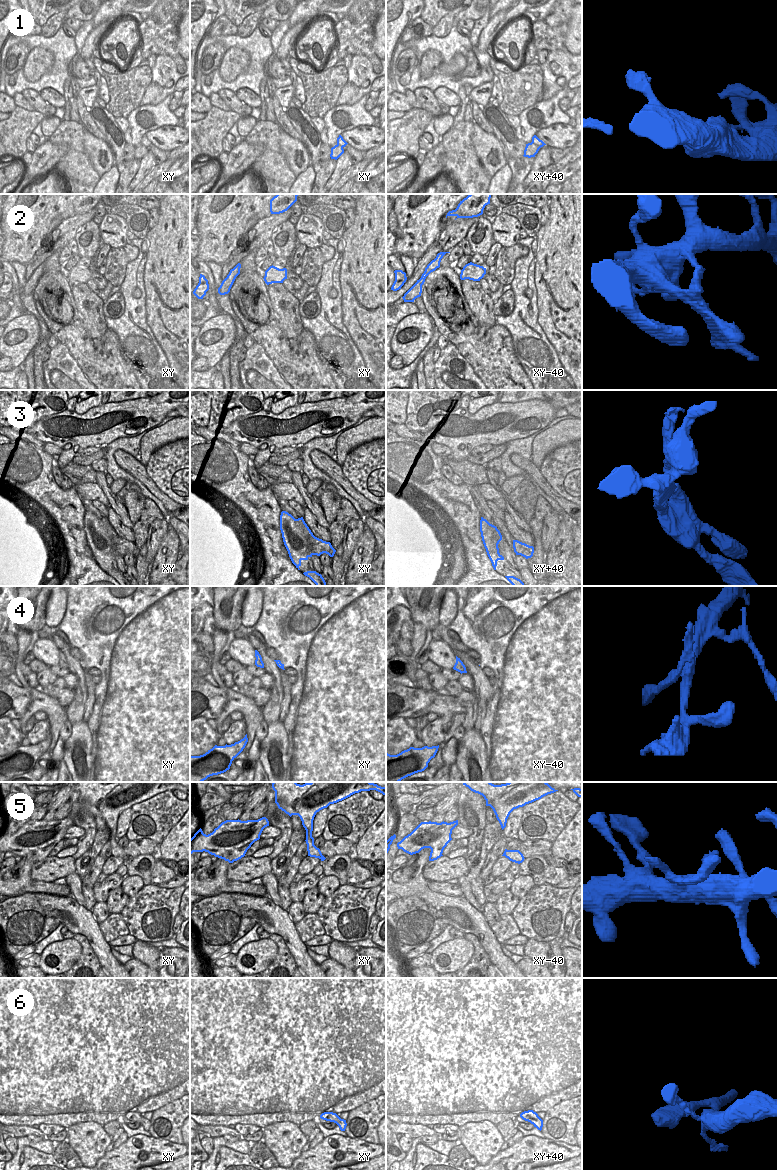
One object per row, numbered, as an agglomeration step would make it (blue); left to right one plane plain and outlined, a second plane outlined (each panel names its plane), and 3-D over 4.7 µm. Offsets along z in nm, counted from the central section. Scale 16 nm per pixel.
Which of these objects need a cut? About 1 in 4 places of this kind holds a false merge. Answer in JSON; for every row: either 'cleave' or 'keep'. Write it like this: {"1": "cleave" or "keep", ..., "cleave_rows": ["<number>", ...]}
{"1": "keep", "2": "keep", "3": "cleave", "4": "keep", "5": "keep", "6": "keep", "cleave_rows": ["3"]}

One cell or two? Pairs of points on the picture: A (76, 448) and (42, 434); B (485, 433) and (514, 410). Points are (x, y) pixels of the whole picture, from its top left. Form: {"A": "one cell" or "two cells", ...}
{"A": "one cell", "B": "one cell"}

